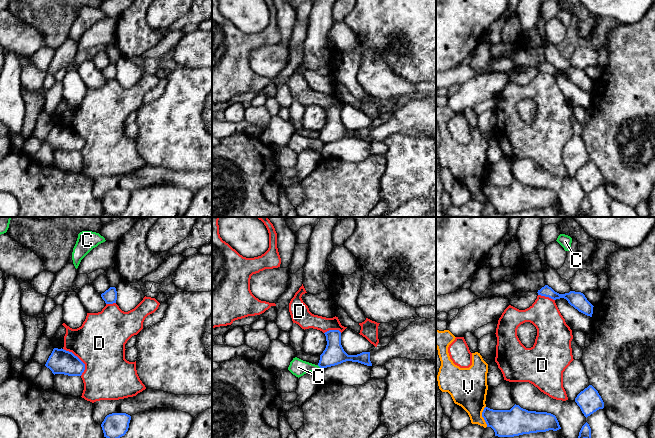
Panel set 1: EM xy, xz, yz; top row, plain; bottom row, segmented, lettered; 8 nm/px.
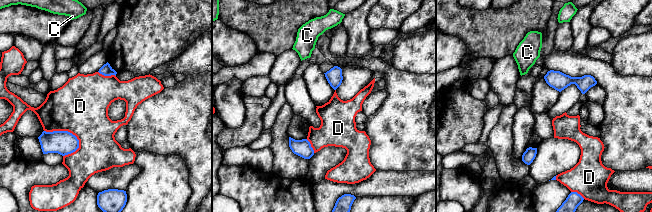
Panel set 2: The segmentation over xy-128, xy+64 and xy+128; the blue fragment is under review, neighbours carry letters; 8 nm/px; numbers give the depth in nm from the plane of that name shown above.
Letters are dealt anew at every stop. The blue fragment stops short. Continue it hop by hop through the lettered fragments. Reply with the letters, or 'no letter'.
no letter

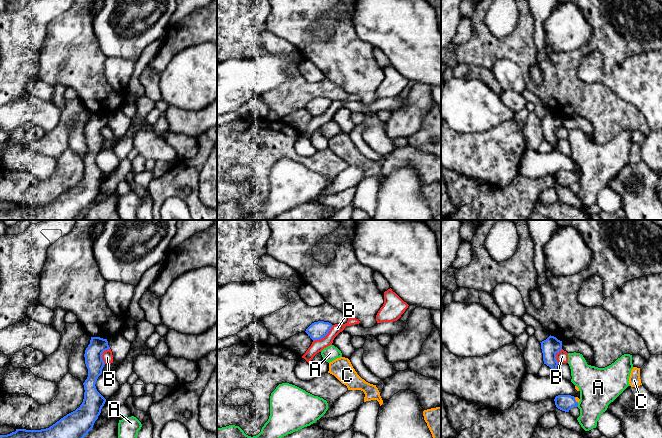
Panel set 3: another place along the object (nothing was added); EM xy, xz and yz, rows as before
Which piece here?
C

